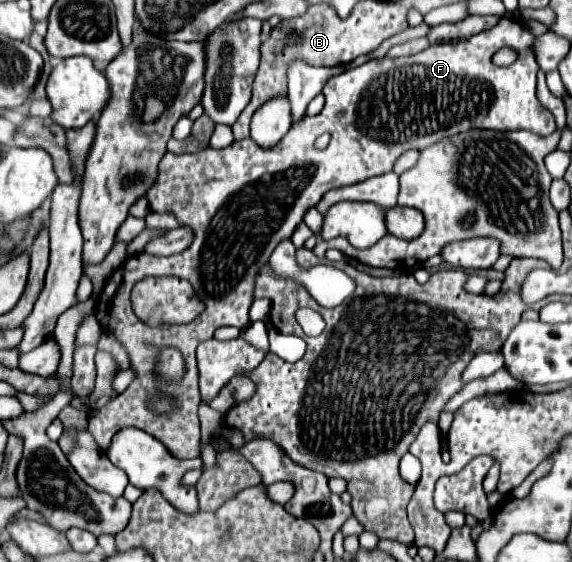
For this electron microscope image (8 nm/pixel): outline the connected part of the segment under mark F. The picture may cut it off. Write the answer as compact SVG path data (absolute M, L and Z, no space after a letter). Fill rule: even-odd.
M503 18L497 26L483 30L467 40L457 42L441 42L435 44L415 56L405 58L381 58L381 60L369 60L363 66L345 70L339 76L333 76L325 88L325 108L317 116L301 118L297 124L291 126L291 130L285 134L285 138L273 148L263 150L259 148L251 138L245 138L241 142L233 142L231 146L223 150L215 148L203 148L195 154L171 154L167 152L159 164L159 176L155 184L151 186L151 192L147 192L147 200L153 212L173 212L177 220L183 226L189 226L195 234L193 244L183 250L181 254L173 254L167 258L153 256L153 254L135 254L129 256L121 270L115 270L99 296L97 302L97 320L103 330L109 330L117 336L117 340L127 348L131 356L131 366L137 370L137 380L119 394L113 402L103 406L95 418L89 420L89 432L97 440L97 444L107 450L111 444L111 438L125 426L135 426L145 430L147 434L155 436L163 446L175 456L175 458L191 458L191 454L199 454L199 388L197 388L197 362L195 362L195 348L199 342L213 338L213 332L219 326L235 326L243 328L249 324L249 306L253 302L253 278L261 270L261 266L267 264L271 252L275 246L293 234L297 224L303 220L303 214L315 206L321 196L333 188L341 188L347 184L357 184L361 180L367 180L371 176L379 176L393 170L395 160L407 152L407 150L423 150L437 140L451 138L467 128L483 128L483 130L531 130L539 136L549 136L555 132L555 118L549 110L545 110L537 96L535 96L535 76L537 76L537 62L531 52L535 42L535 36L531 36L521 22ZM503 48L515 48L519 58L507 66L499 68L491 62L491 56ZM339 112L345 112L343 116L337 116ZM329 132L331 142L325 150L315 148L315 140L319 134ZM149 276L177 276L185 278L193 284L199 298L205 302L205 310L199 318L195 318L189 324L159 324L151 328L143 320L139 320L131 306L131 290L133 286ZM149 344L175 344L185 360L185 374L183 384L167 384L167 392L159 390L163 394L175 396L179 400L179 408L171 414L157 416L149 412L147 408L147 396L155 394L155 380L151 380L151 364L155 364L155 352L151 352Z

